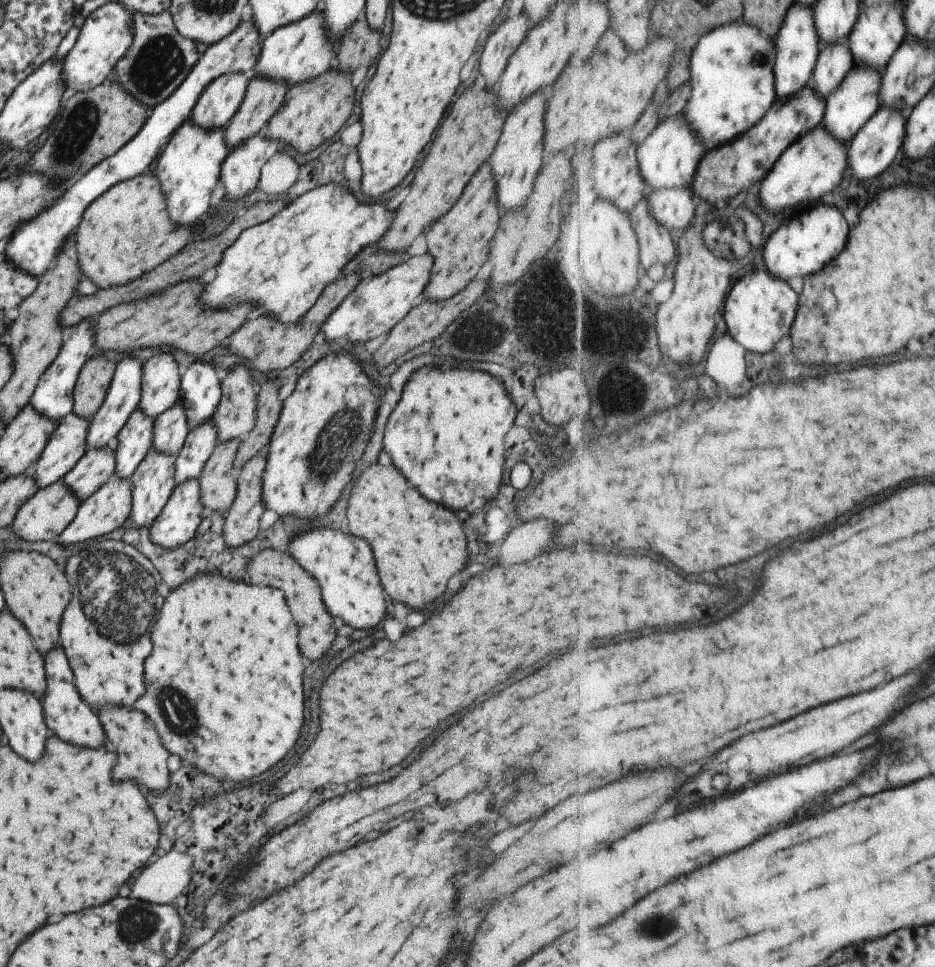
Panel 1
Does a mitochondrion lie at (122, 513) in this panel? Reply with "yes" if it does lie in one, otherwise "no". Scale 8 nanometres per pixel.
no

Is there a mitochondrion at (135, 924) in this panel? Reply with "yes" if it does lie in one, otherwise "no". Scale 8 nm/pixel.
yes

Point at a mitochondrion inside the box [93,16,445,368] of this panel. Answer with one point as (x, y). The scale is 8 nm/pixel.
(159, 62)

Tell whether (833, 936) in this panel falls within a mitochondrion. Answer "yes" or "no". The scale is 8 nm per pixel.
no

